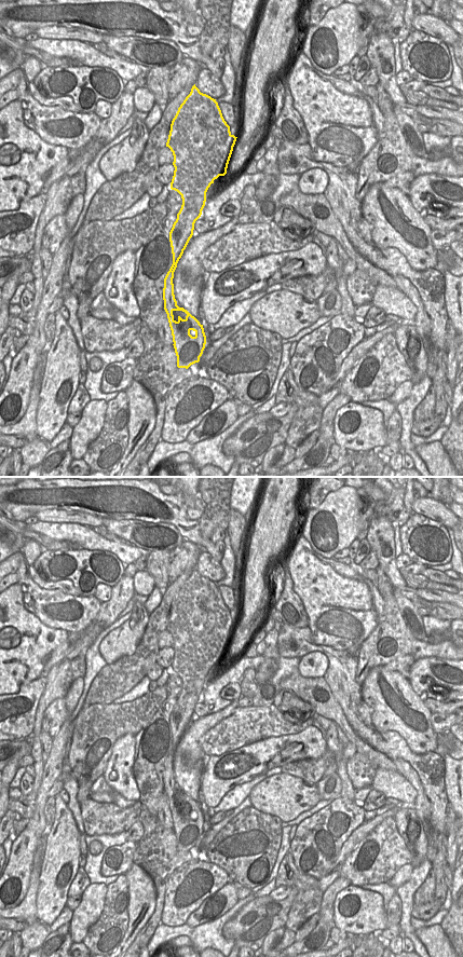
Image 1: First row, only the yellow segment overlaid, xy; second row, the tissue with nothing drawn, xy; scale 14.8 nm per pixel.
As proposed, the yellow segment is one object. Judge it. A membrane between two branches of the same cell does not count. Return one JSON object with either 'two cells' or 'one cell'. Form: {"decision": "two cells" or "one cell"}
{"decision": "two cells"}

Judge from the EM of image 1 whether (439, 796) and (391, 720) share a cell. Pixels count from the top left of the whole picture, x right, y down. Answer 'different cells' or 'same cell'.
different cells

